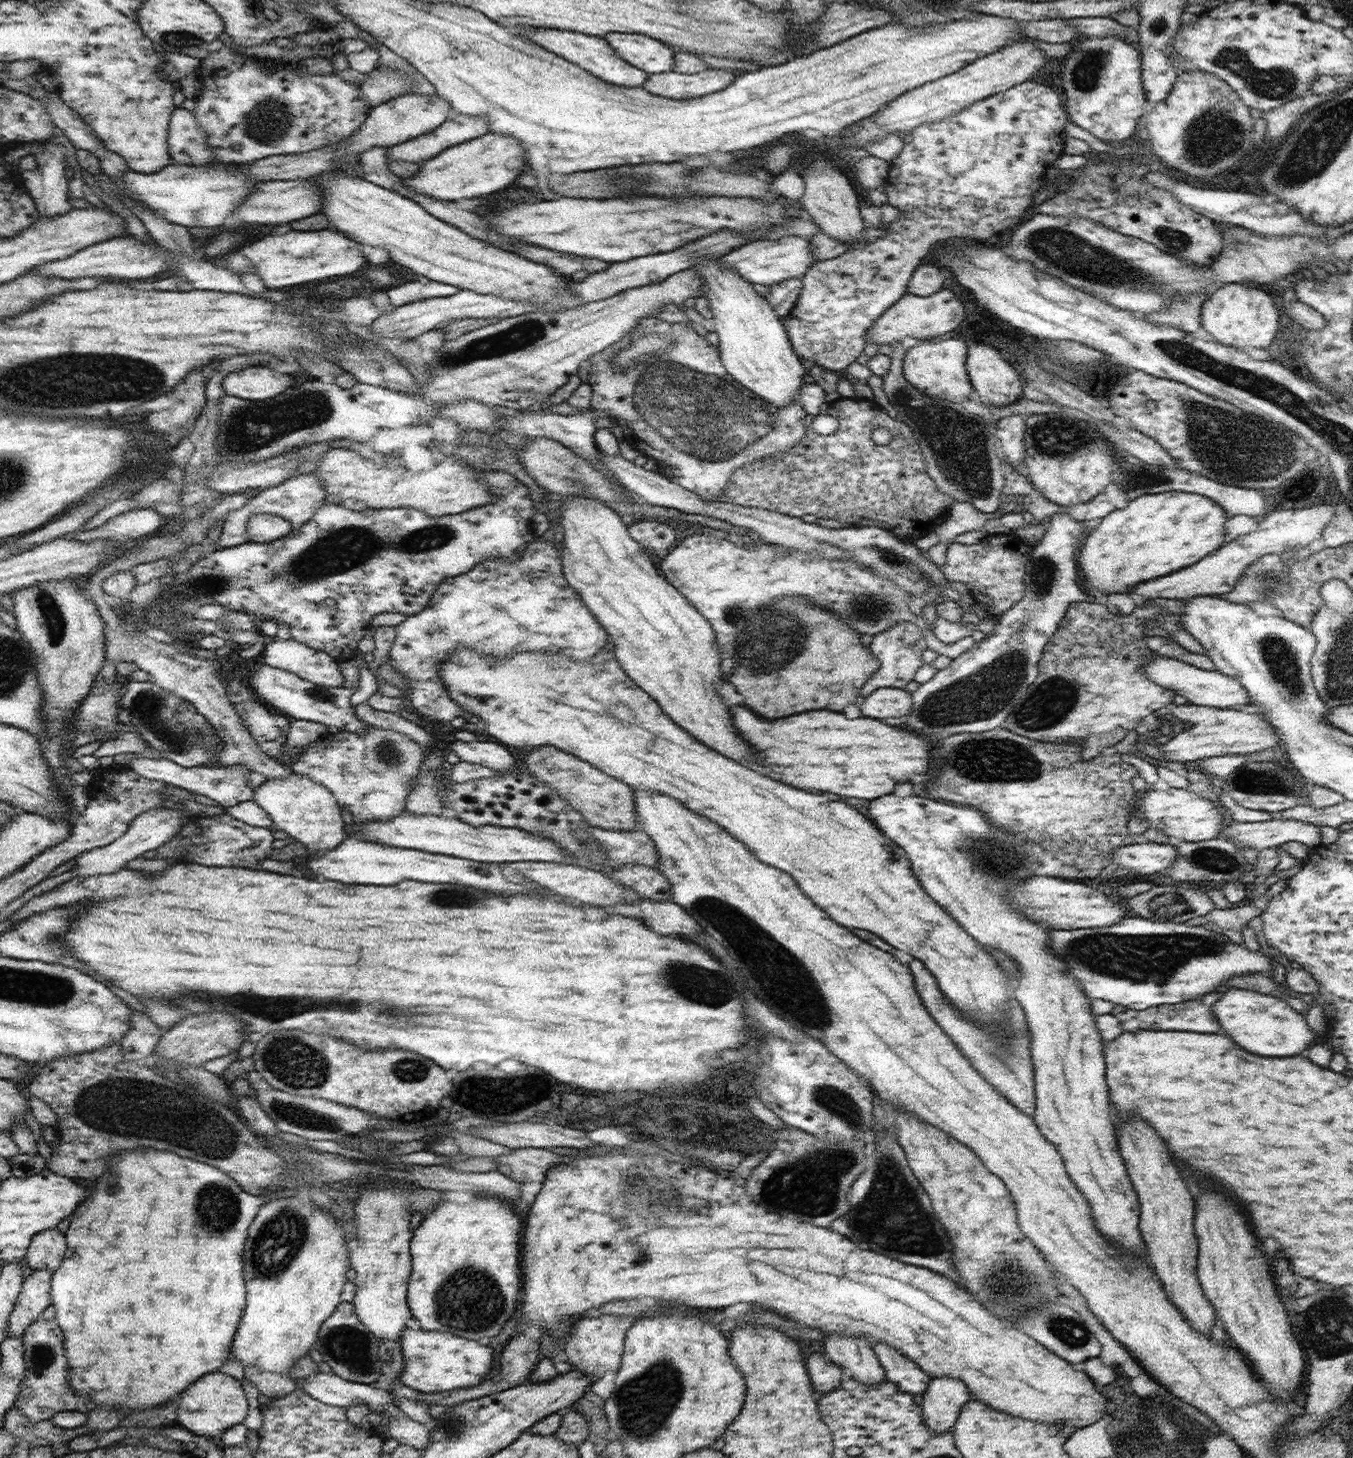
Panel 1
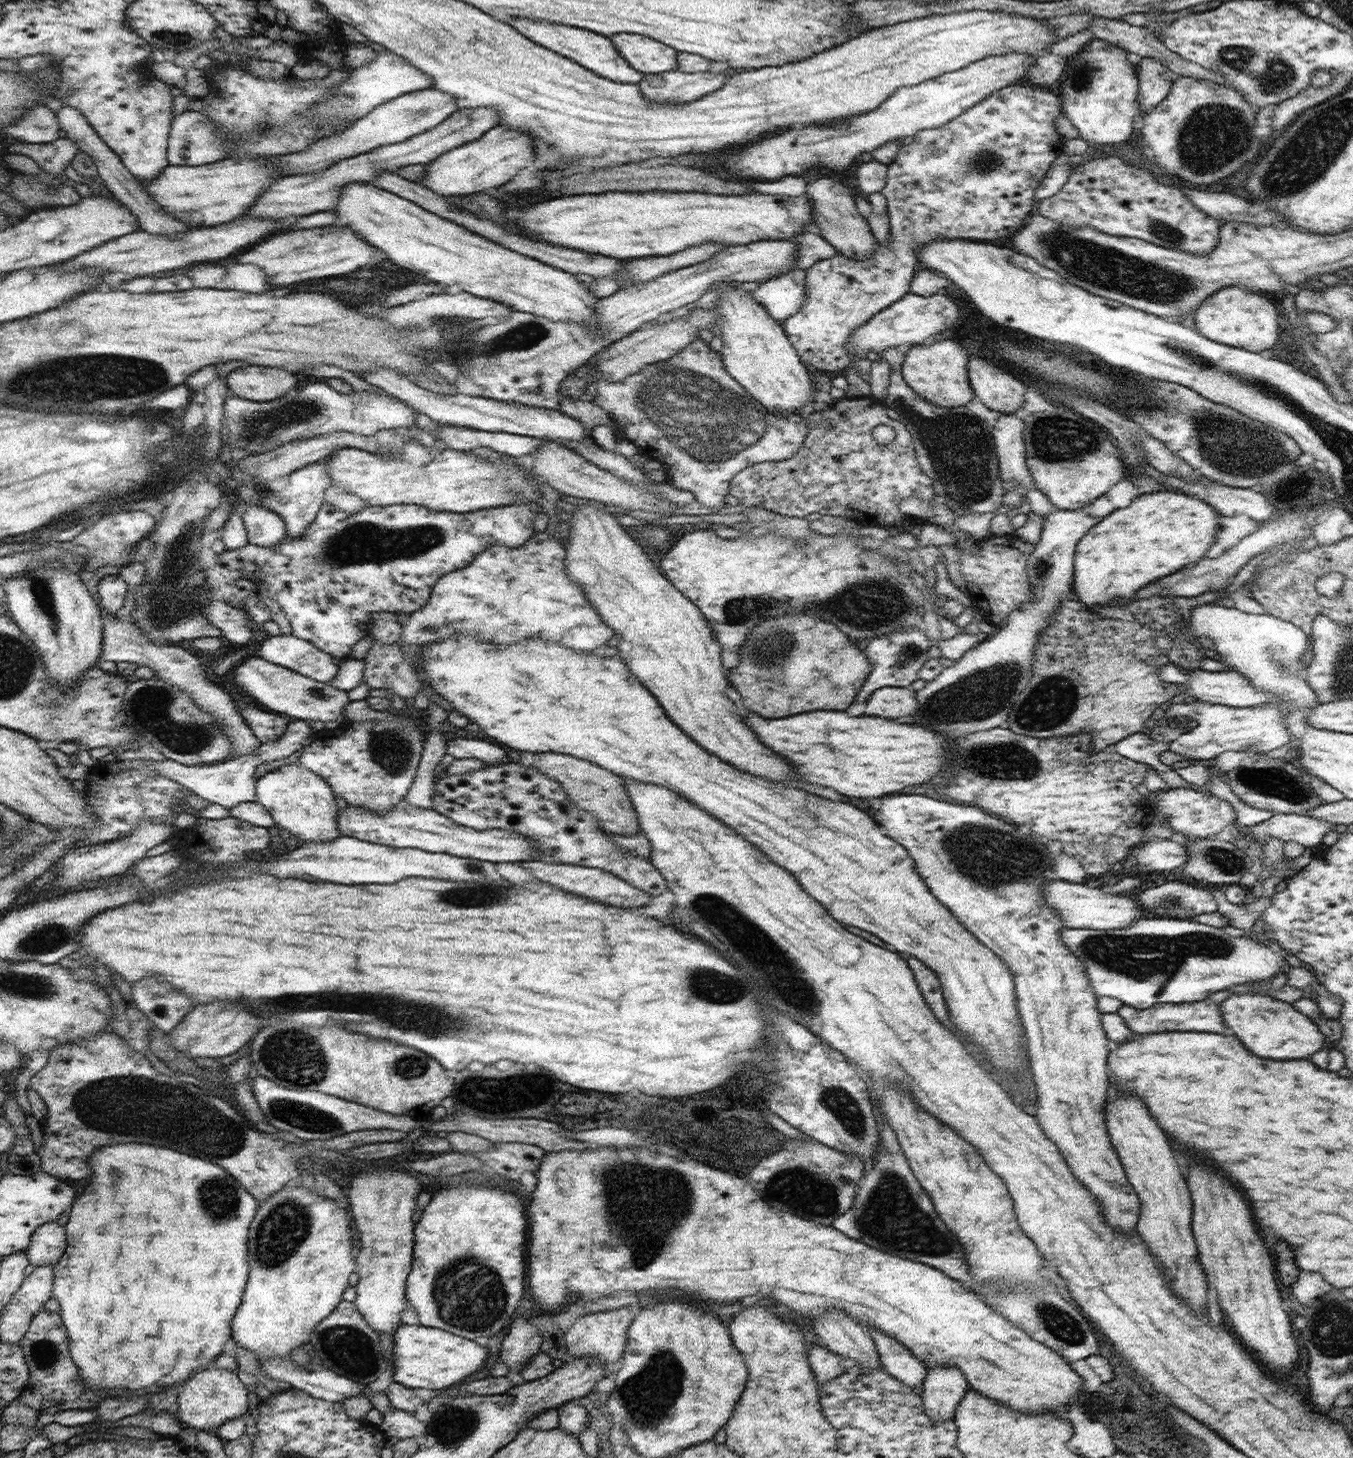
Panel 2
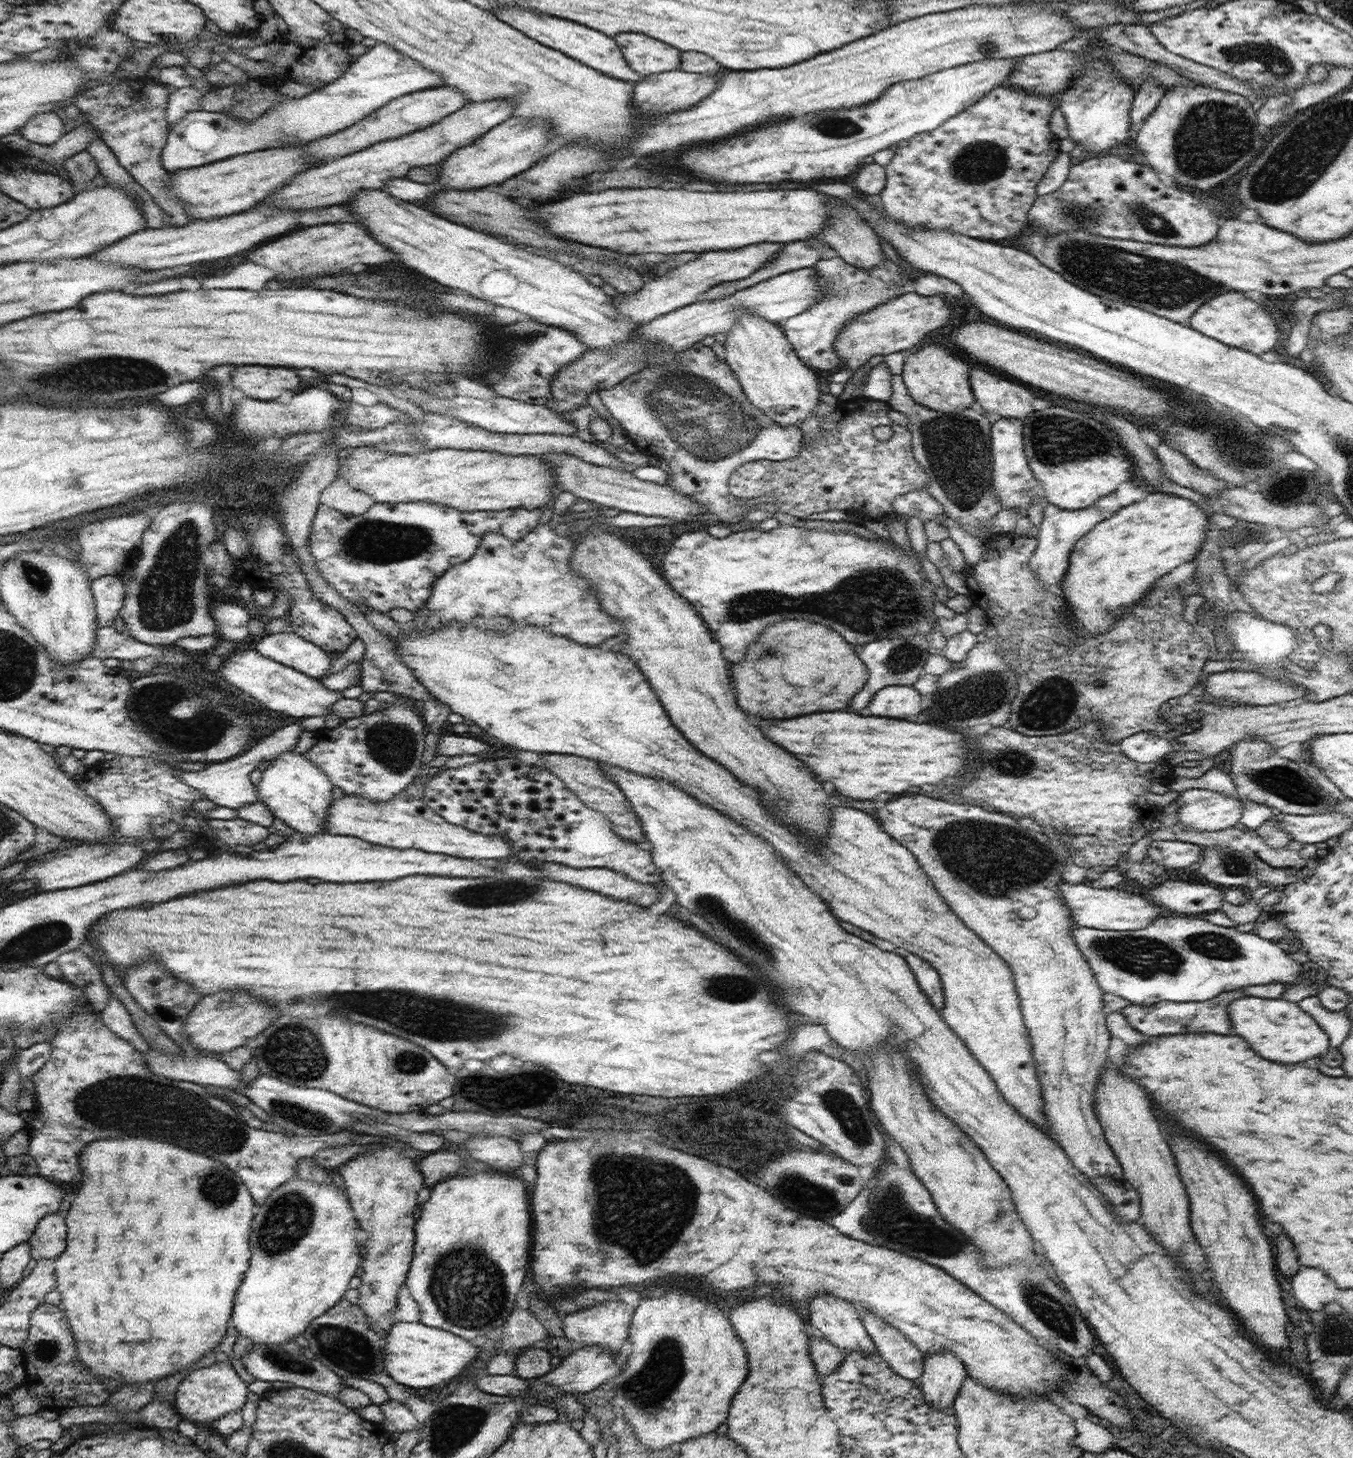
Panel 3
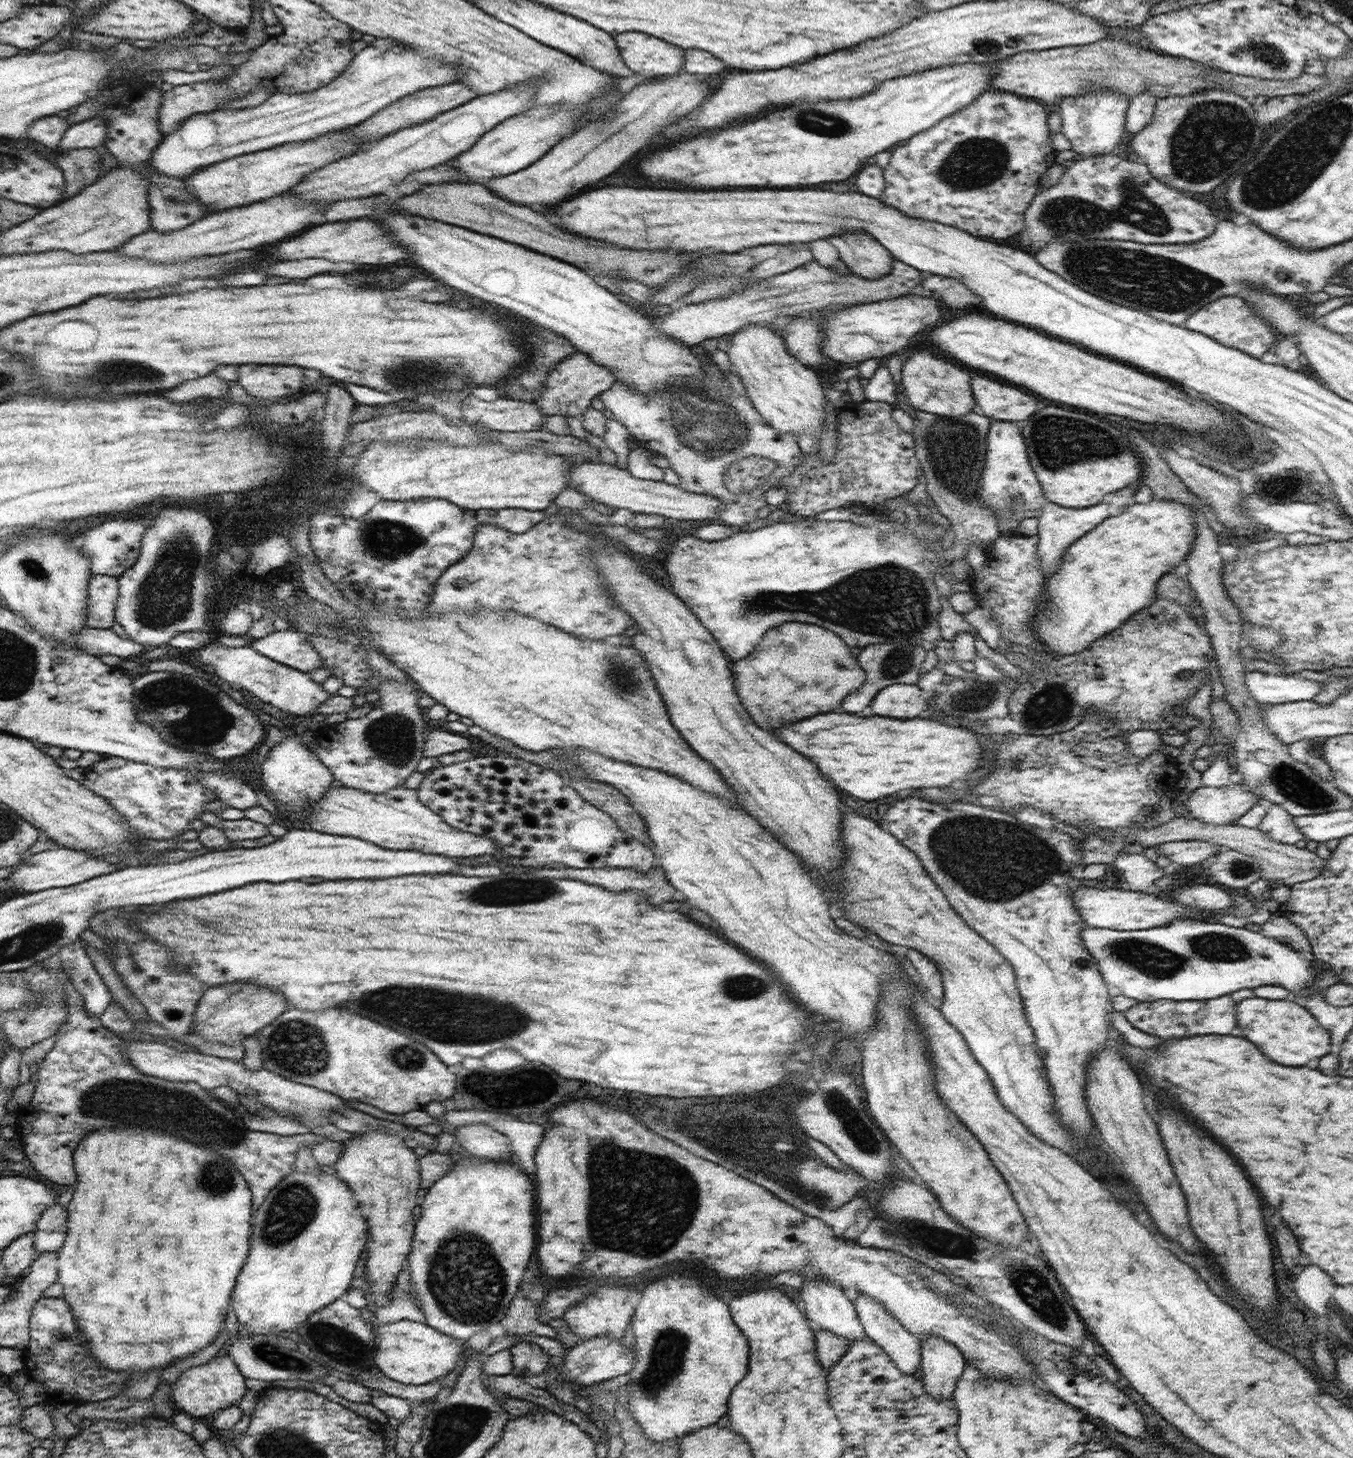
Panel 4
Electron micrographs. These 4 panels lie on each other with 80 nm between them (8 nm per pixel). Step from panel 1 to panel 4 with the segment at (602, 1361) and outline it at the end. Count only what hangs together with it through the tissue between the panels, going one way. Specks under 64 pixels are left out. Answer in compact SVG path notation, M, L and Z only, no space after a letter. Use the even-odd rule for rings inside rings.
M628 1286L616 1287L598 1287L591 1292L582 1302L577 1302L571 1306L562 1317L571 1330L579 1338L579 1342L584 1342L595 1336L613 1336L621 1340L624 1338L624 1332L630 1324L635 1309L632 1303L628 1302L628 1293L634 1291L634 1288Z

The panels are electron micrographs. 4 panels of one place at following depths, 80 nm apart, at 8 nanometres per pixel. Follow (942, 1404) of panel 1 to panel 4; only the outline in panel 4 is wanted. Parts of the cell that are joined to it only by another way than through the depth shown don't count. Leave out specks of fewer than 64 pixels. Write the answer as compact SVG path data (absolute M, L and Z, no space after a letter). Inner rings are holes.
M925 1336L920 1340L921 1368L919 1376L926 1392L938 1400L953 1398L958 1379L967 1360L951 1342L939 1336Z

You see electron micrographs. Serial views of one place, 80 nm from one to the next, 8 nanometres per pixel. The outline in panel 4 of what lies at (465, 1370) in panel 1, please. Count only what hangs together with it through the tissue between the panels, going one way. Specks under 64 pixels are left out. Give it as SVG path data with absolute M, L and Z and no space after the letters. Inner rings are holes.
M400 1320L399 1322L376 1327L374 1326L374 1362L376 1369L396 1382L416 1386L432 1382L435 1378L445 1377L456 1368L459 1361L463 1361L465 1358L464 1342L449 1334L441 1333L440 1330L431 1328L426 1324Z

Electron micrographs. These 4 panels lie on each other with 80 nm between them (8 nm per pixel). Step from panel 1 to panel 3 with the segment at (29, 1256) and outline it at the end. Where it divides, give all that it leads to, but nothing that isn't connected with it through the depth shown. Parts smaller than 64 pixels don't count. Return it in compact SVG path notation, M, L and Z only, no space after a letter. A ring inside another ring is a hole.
M51 1212L40 1219L31 1240L31 1258L40 1261L43 1258L54 1258L66 1248L66 1224L60 1212Z

